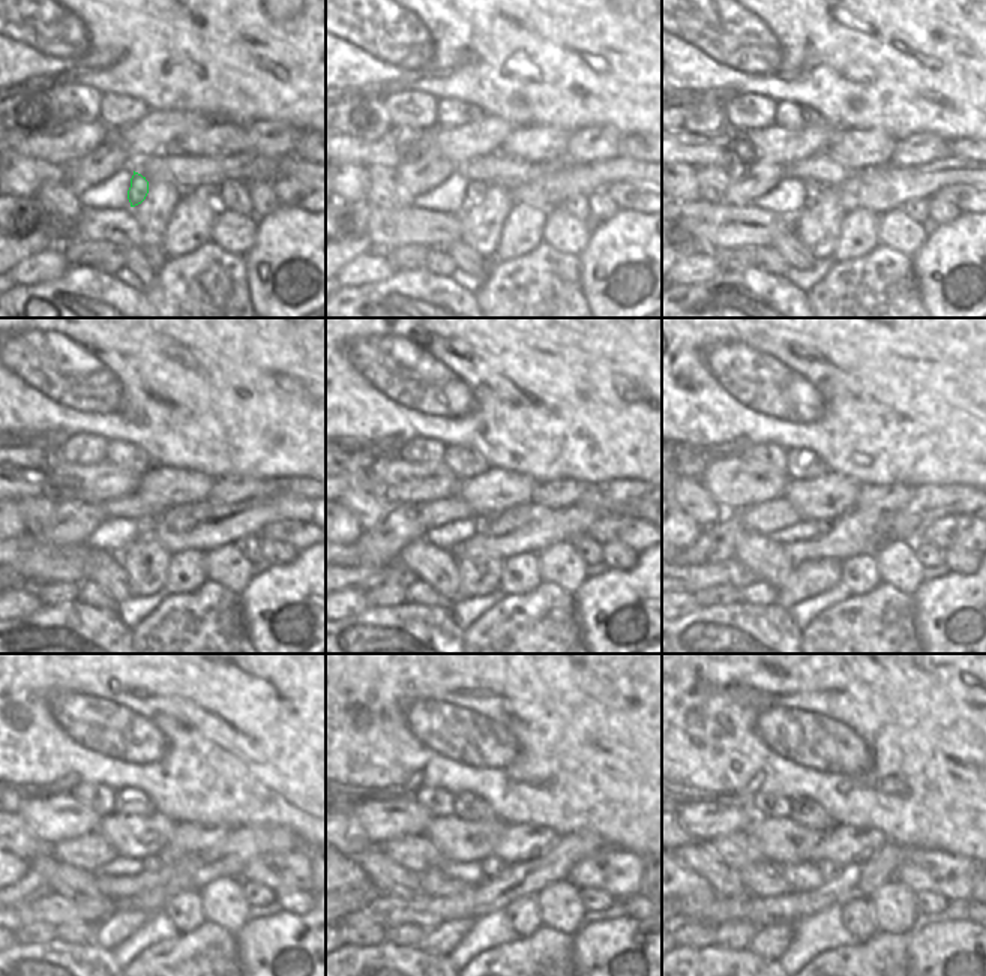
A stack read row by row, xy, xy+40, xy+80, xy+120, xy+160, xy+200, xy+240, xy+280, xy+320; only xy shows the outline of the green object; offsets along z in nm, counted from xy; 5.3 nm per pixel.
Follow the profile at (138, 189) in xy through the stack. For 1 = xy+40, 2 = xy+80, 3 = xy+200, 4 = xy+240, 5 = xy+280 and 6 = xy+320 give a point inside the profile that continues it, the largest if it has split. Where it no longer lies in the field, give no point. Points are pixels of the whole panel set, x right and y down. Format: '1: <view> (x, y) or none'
1: xy+40 (476, 189)
2: xy+80 (814, 189)
3: xy+200 (824, 525)
4: xy+240 (153, 862)
5: xy+280 (491, 865)
6: xy+320 (829, 870)

